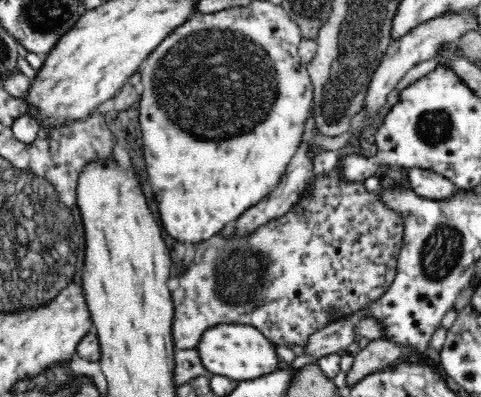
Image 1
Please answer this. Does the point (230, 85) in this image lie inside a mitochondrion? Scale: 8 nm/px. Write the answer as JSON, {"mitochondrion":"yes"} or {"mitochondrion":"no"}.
{"mitochondrion":"yes"}

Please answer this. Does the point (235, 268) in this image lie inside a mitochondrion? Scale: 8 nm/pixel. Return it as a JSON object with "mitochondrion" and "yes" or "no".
{"mitochondrion":"yes"}

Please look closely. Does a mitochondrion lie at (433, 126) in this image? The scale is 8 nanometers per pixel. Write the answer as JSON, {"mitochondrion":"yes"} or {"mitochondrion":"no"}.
{"mitochondrion":"yes"}

